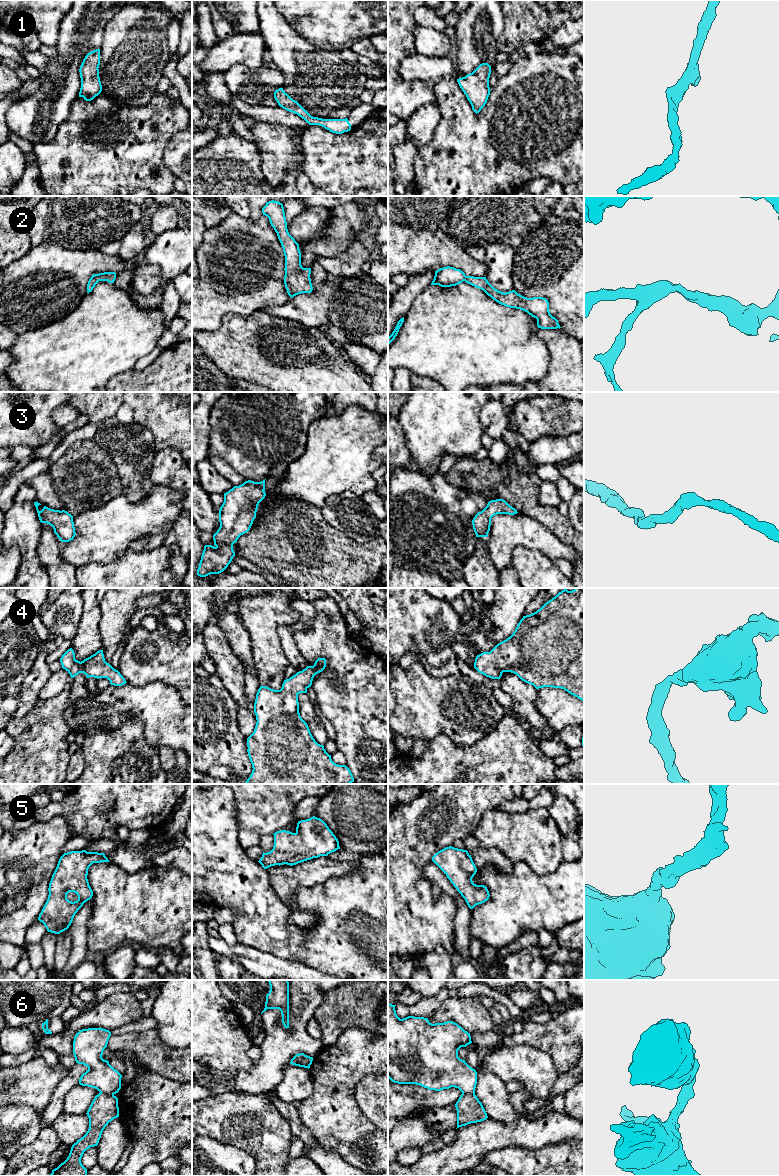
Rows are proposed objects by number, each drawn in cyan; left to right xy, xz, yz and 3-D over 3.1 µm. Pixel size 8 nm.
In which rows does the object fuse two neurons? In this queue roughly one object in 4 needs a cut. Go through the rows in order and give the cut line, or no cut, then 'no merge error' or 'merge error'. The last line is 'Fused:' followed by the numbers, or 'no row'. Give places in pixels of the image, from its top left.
1: cut none; no merge error
2: cut none; no merge error
3: cut none; no merge error
4: cut none; no merge error
5: cut none; no merge error
6: cut xz (306, 1055), (302, 1065); merge error
Fused: 6

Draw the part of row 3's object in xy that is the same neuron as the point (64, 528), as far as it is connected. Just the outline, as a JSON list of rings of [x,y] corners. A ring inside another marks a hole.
[[[37,501],[34,502],[38,517],[41,523],[47,523],[53,527],[54,533],[61,542],[69,542],[74,539],[76,532],[73,522],[73,516],[65,510],[54,510],[46,506],[41,511],[38,506],[41,505]]]

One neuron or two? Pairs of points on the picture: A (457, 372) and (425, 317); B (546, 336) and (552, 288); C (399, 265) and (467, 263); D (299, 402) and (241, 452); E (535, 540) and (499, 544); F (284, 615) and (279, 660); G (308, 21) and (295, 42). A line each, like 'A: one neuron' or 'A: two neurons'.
A: one neuron
B: two neurons
C: one neuron
D: one neuron
E: one neuron
F: one neuron
G: two neurons

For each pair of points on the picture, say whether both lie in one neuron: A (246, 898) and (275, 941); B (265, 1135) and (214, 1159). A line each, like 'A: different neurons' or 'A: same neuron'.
A: same neuron
B: different neurons

